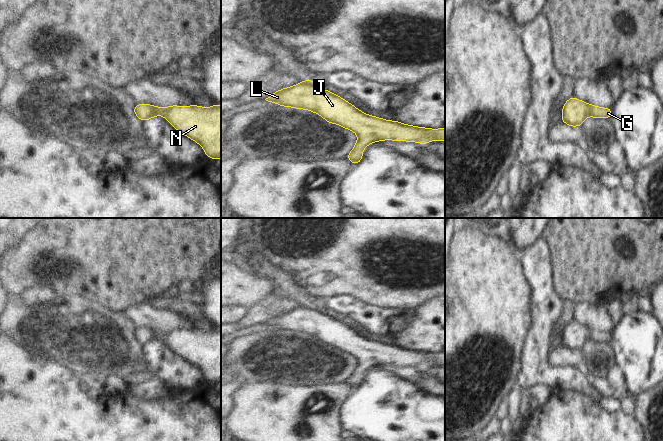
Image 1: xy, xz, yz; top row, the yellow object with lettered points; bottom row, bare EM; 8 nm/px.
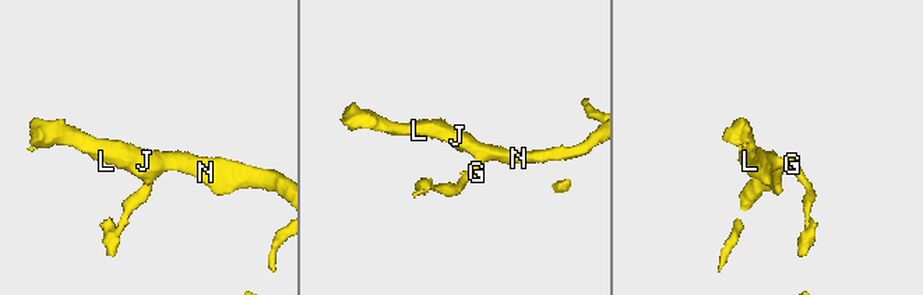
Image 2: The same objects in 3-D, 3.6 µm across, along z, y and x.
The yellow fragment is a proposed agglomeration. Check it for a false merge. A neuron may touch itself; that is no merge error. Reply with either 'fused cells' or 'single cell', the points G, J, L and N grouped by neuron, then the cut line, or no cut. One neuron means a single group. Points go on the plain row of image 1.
single cell; G J L N; no cut

